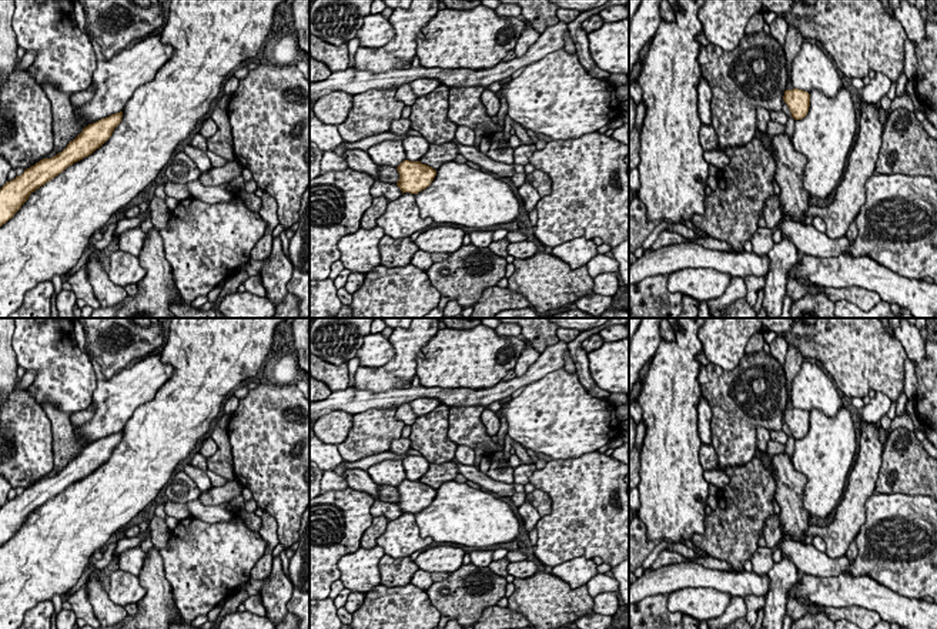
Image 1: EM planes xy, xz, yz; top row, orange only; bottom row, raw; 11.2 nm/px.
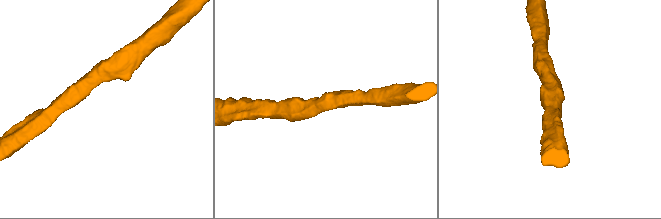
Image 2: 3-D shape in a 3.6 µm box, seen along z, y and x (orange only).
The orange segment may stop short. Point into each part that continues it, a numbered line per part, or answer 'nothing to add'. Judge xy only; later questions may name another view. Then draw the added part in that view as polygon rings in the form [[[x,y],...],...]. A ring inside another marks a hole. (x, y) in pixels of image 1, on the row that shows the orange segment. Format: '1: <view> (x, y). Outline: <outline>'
1: xy (47, 236). Outline: [[[171,0],[168,21],[161,33],[161,41],[174,47],[171,58],[150,83],[134,91],[121,110],[121,123],[100,148],[31,193],[14,217],[0,227],[0,318],[17,311],[24,294],[40,282],[66,275],[84,254],[93,234],[157,178],[173,158],[175,147],[210,110],[224,81],[244,60],[252,60],[258,54],[272,30],[275,9],[284,1],[287,0]]]

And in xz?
1: xz (459, 194). Outline: [[[466,163],[442,164],[431,185],[415,194],[415,201],[421,218],[469,228],[503,227],[519,215],[511,187]]]

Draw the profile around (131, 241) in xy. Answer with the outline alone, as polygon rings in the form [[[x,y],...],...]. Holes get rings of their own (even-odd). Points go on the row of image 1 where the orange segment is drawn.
[[[138,227],[120,234],[116,245],[121,251],[138,257],[140,251],[143,250],[144,240],[145,234],[143,232],[141,227]]]

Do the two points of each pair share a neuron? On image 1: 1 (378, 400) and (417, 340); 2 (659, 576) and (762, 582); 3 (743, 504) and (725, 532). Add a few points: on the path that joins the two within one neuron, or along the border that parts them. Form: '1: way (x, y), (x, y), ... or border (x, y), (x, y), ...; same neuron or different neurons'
1: border (352, 387), (375, 392), (402, 388); different neurons
2: way (685, 576), (736, 582); same neuron
3: way (742, 511), (732, 525); same neuron

